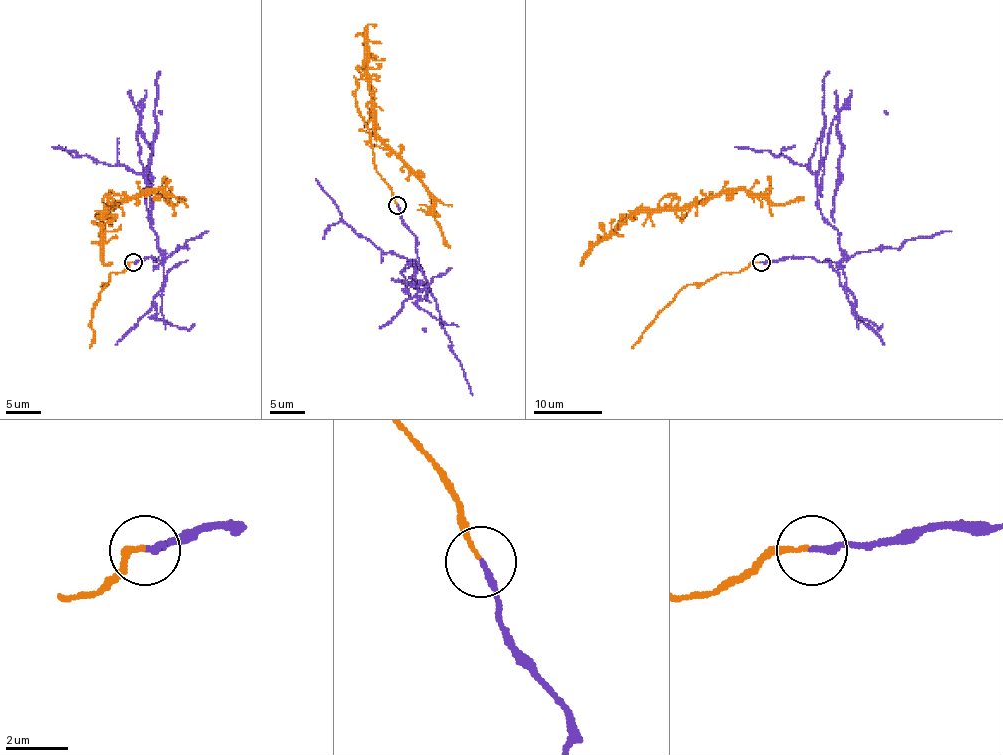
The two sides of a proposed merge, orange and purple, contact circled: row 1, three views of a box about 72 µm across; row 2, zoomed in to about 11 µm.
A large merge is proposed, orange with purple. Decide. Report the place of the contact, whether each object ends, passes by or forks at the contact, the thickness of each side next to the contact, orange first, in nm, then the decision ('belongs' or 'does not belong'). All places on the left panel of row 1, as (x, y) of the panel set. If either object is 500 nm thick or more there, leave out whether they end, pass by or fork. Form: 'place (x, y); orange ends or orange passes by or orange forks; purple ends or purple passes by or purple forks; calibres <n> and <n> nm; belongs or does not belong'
place (133, 262); orange ends; purple ends; calibres 130 and 200 nm; does not belong

